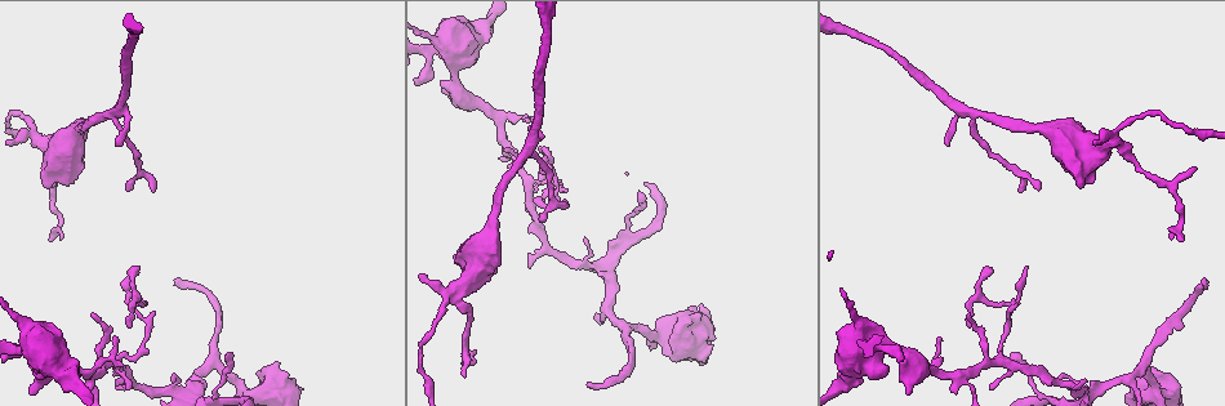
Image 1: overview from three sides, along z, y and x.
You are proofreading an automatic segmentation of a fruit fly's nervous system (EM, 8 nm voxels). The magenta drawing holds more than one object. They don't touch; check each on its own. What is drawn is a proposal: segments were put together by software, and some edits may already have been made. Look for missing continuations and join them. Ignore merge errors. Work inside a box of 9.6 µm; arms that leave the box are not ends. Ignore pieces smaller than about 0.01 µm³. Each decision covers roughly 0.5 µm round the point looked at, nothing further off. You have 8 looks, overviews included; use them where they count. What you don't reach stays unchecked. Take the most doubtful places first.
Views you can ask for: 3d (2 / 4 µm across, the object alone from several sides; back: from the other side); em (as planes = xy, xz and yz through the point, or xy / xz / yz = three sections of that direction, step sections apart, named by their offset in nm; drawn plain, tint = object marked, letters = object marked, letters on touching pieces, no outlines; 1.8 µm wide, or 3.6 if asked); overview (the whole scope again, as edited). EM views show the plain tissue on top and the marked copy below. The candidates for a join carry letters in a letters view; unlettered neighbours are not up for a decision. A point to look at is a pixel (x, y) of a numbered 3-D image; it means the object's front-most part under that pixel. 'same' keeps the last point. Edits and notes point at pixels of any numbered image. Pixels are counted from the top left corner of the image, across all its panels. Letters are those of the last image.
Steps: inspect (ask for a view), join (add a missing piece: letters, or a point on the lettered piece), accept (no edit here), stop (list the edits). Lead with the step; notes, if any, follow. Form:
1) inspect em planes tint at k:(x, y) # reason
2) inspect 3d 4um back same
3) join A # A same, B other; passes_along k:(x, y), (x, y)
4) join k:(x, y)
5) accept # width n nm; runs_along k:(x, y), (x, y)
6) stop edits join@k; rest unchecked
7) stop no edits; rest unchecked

inspect 3d 4um at 1:(529, 186) # three arms meet

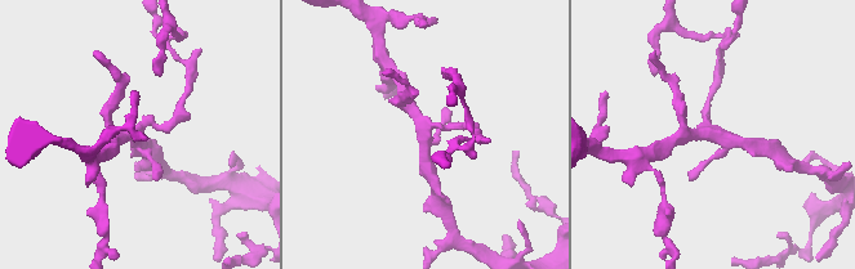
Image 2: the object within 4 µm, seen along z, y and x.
inspect em planes letters at 2:(426, 129)

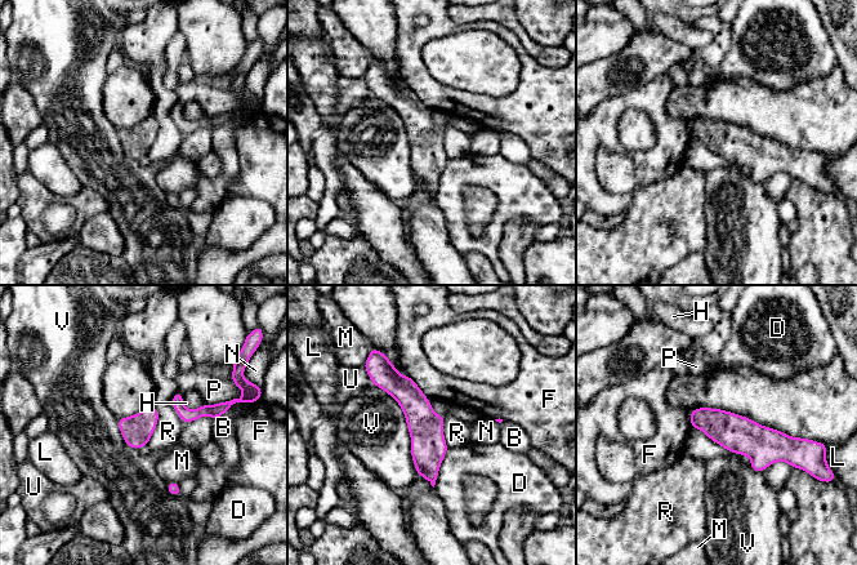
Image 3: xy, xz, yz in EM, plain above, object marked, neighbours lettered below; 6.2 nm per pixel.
accept # B other, D other, F other, H other, L other, M other, N other, P other, R other, U other, V other; runs_along 3:(383, 370), (425, 427), (432, 479); none of them fits

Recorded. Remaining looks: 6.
inspect em 3.6um planes letters at 1:(457, 288) # arms part here

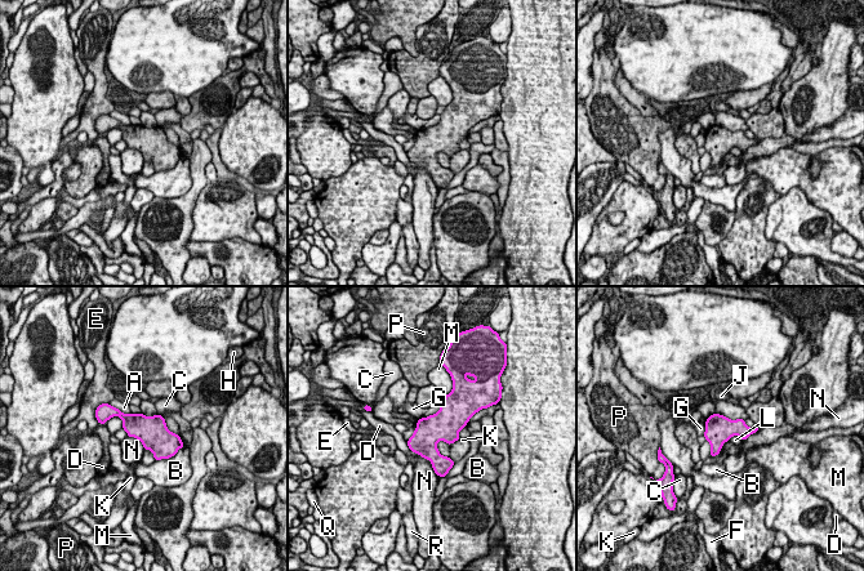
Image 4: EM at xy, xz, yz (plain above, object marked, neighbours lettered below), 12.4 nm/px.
accept # A other, B other, C other, D other, E other, F other, G other, H other, J other, K other, L other, M other, N other, P other, Q other, R other; border 4:(414, 453), (426, 458), (437, 474); none of them fits

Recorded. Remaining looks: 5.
inspect em xz step 4 tint at 1:(60, 236) # branch stops here

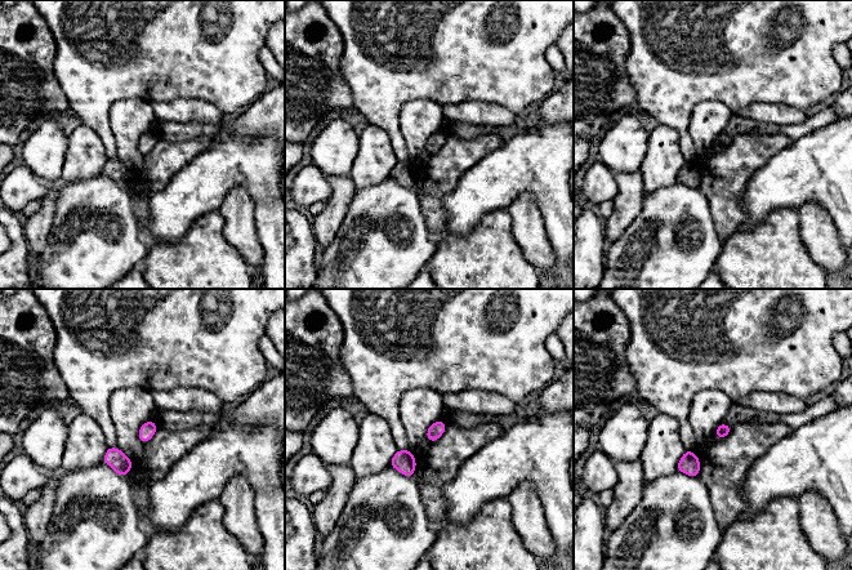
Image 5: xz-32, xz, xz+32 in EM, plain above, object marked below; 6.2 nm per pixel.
inspect em planes letters same

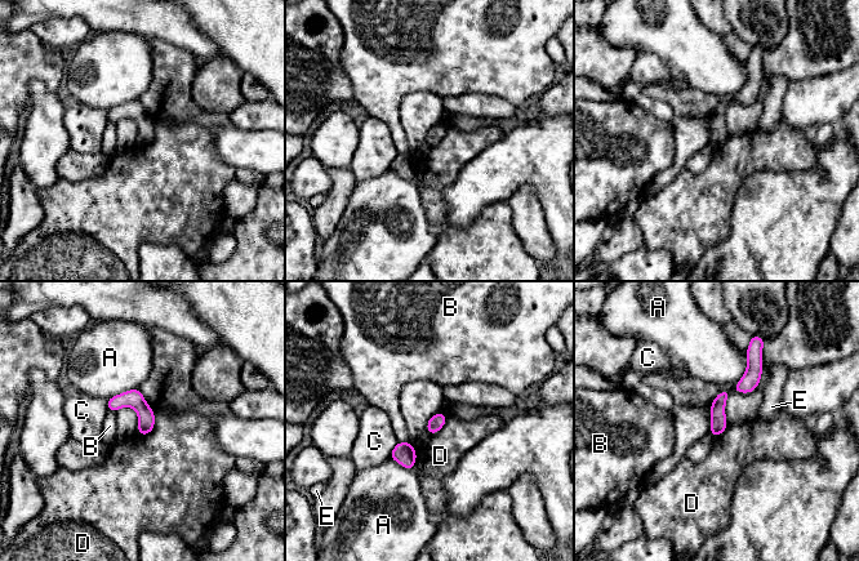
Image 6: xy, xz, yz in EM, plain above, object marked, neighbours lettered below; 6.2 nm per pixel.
accept # A other, B other, C other, D other, E other; border 6:(154, 410), (154, 428), (139, 436); none of them fits

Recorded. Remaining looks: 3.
inspect 3d 4um at 1:(526, 155)

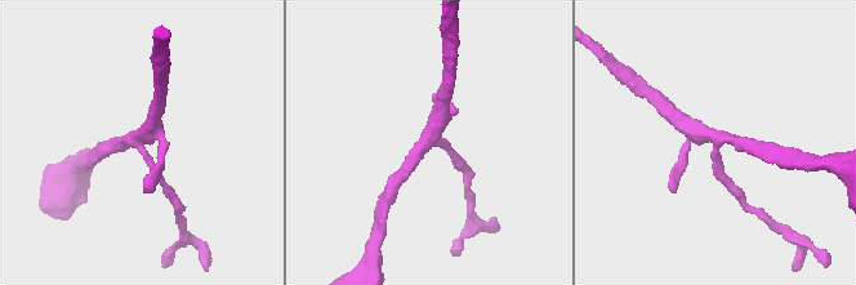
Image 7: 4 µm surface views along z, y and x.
inspect em xy step 8 tint at 7:(138, 134)

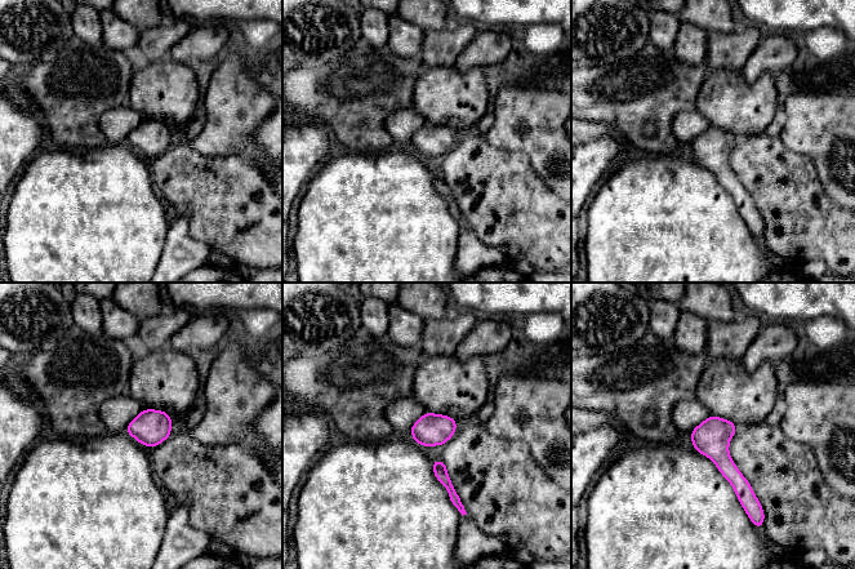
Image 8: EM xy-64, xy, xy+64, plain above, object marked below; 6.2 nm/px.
inspect em yz step 4 letters same # another direction

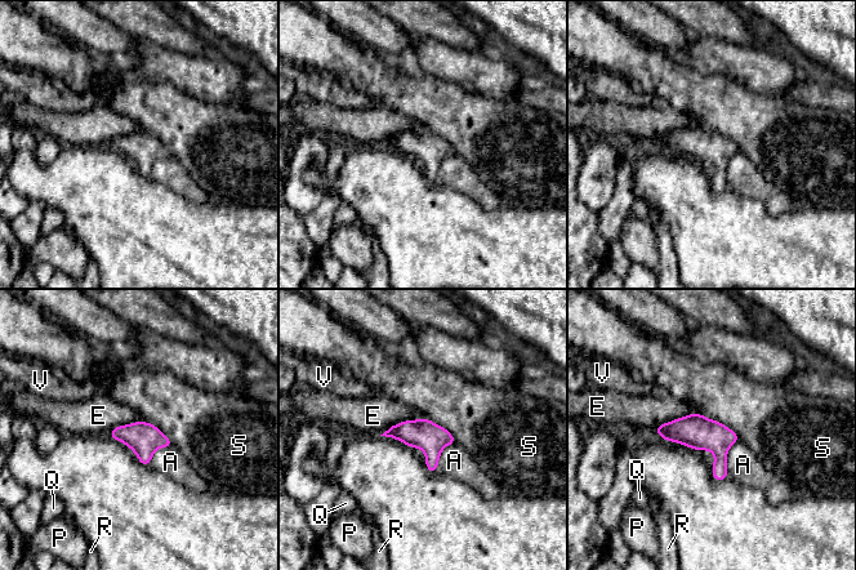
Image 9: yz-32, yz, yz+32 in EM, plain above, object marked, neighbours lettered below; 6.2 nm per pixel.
accept # A other, E other, P other, Q other, R other, S other, V other; none of them fits

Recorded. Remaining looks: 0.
stop no edits; rest unchecked

